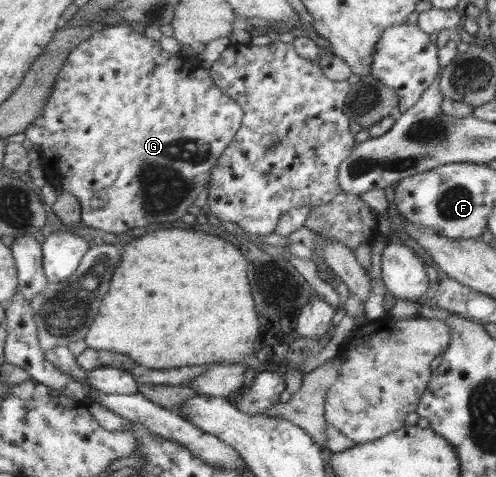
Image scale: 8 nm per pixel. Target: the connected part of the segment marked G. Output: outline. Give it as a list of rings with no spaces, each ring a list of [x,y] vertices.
[[[117,24],[101,27],[91,37],[82,41],[77,48],[73,48],[67,61],[62,65],[58,80],[55,81],[54,92],[44,107],[42,116],[30,125],[25,136],[35,146],[39,146],[41,165],[46,179],[59,193],[73,193],[82,201],[82,221],[93,229],[101,229],[107,233],[125,233],[129,229],[147,227],[151,223],[173,223],[179,221],[189,207],[199,199],[199,195],[209,189],[213,169],[218,167],[218,161],[223,153],[230,148],[231,143],[238,135],[244,120],[244,109],[226,90],[219,87],[218,82],[211,77],[210,70],[204,69],[201,62],[196,63],[181,59],[181,55],[169,53],[162,48],[160,40],[155,41],[143,33],[133,31],[130,26]]]

